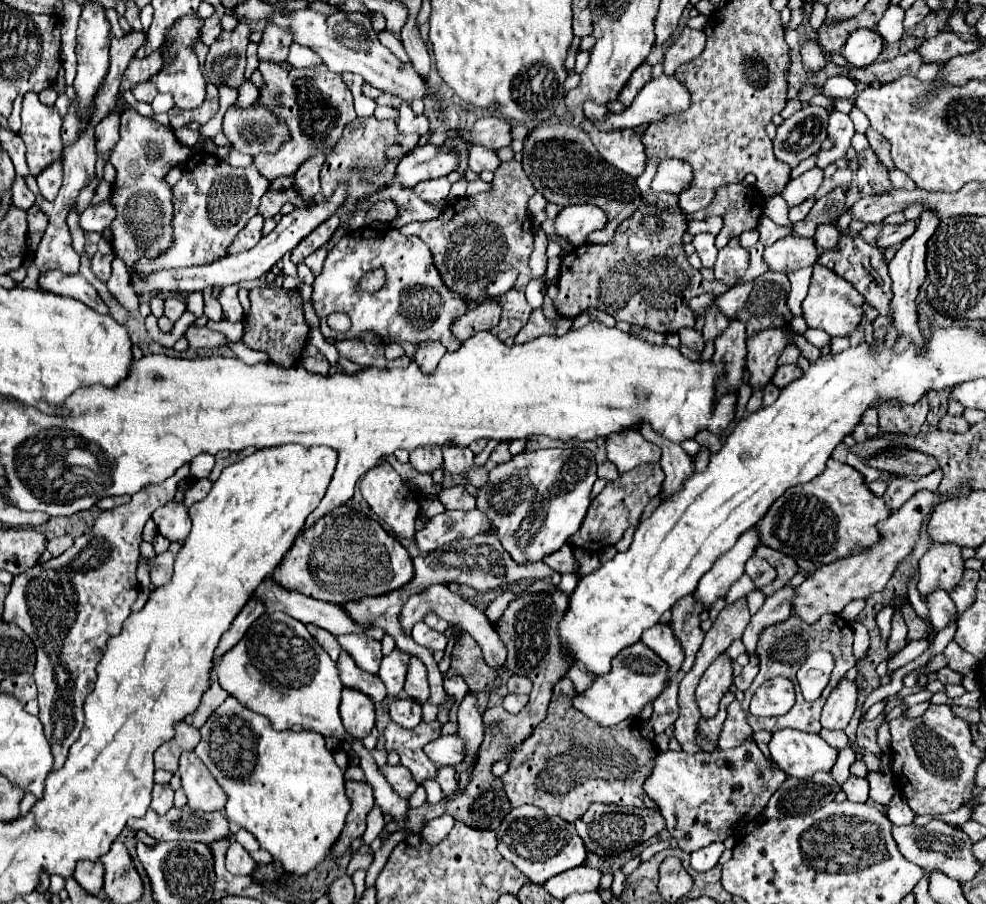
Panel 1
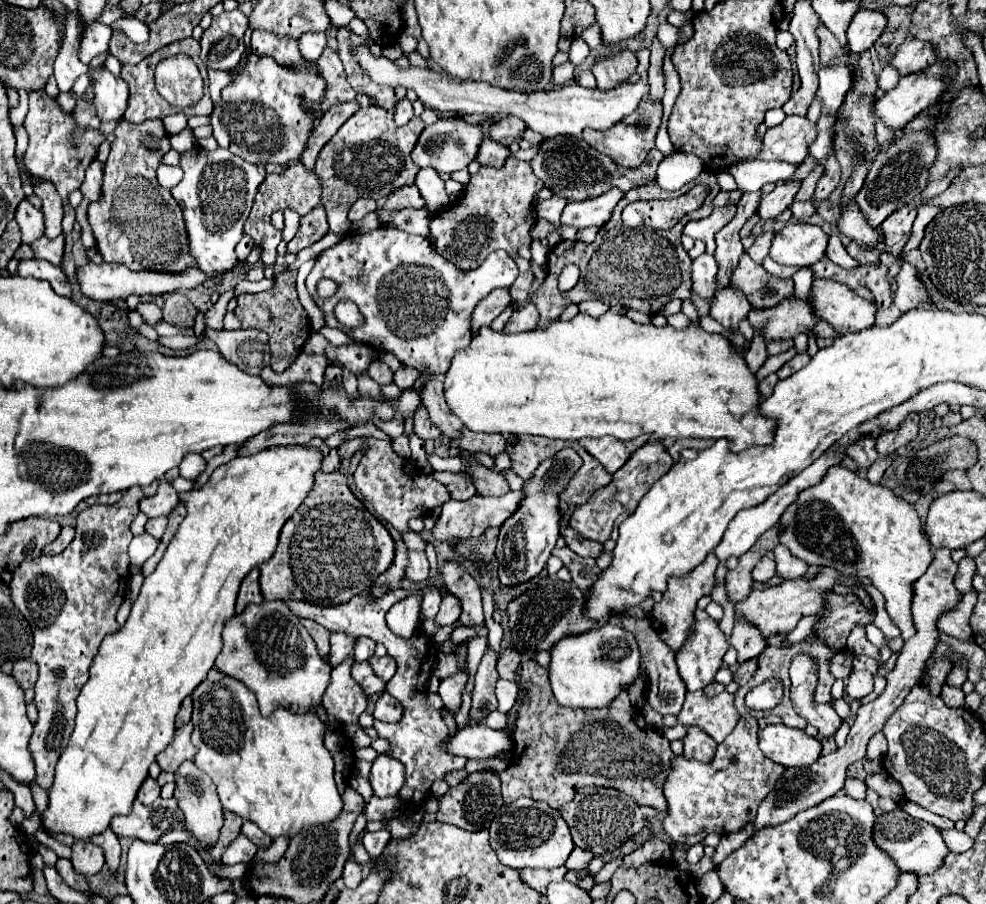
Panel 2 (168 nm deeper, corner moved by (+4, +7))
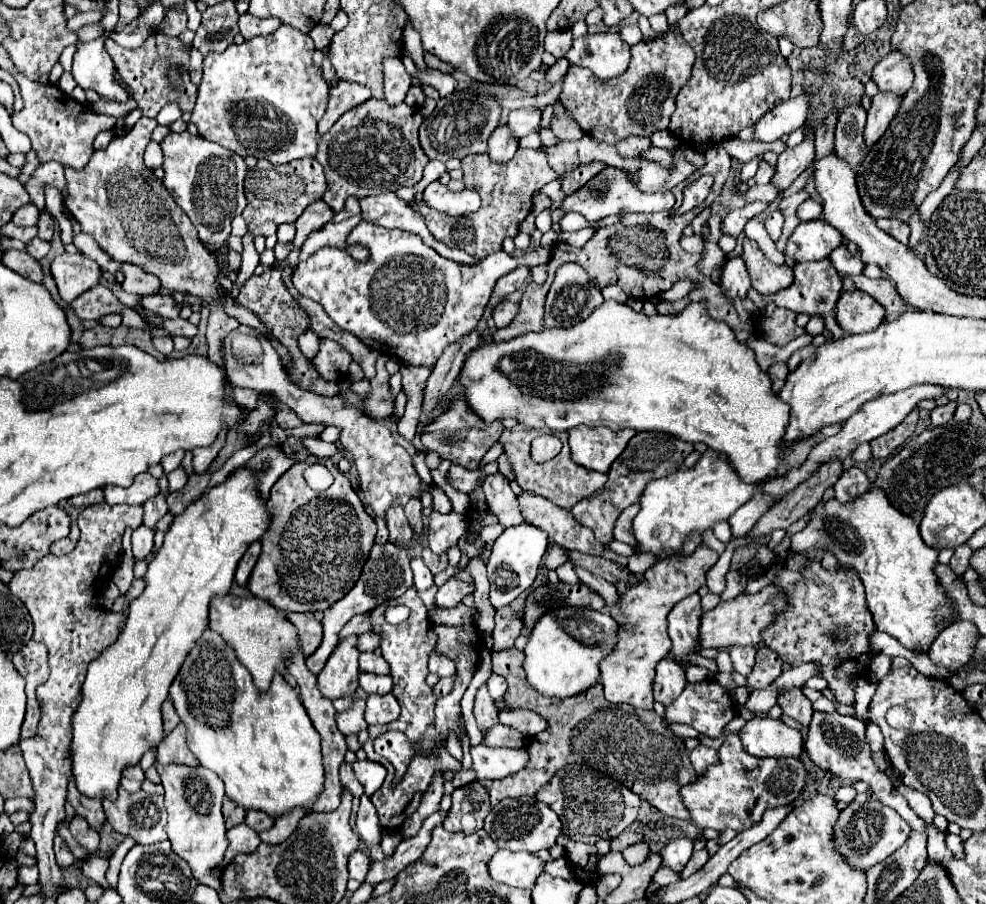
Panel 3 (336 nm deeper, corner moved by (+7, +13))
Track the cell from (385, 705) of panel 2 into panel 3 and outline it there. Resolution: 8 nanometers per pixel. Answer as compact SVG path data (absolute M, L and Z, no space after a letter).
M373 694L367 698L365 720L367 724L389 724L399 716L399 702L393 694Z

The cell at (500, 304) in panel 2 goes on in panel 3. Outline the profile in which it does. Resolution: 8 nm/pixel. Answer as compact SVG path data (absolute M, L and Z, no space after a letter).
M519 266L517 270L513 270L513 272L505 274L503 278L499 278L499 282L497 282L495 290L493 290L493 296L491 296L491 300L489 300L489 304L491 304L491 306L497 306L503 298L507 298L507 296L513 294L515 290L519 290L519 288L525 284L525 280L527 280L529 274L531 274L531 268Z

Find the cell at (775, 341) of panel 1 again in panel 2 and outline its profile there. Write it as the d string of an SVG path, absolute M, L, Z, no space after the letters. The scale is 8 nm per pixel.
M792 296L774 308L752 310L748 322L766 342L794 340L800 332L808 332L816 324L816 316L812 314L808 300L796 300Z

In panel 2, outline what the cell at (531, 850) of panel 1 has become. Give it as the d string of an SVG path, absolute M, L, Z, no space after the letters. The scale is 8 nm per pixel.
M518 798L512 804L500 808L490 824L490 844L498 854L500 862L510 868L558 868L566 862L574 850L570 828L558 810L550 808L544 802L530 798Z

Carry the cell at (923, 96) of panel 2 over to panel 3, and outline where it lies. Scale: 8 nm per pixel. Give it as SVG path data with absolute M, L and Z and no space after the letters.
M877 94L871 102L871 108L867 112L867 124L863 130L863 140L865 146L871 148L887 130L889 122L897 114L901 104L901 96L895 98L895 94Z

